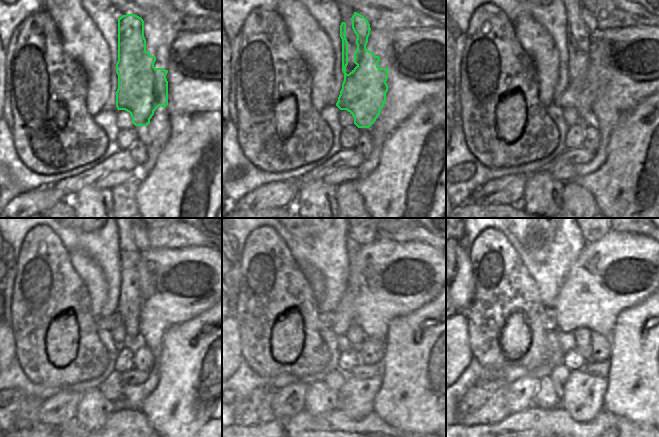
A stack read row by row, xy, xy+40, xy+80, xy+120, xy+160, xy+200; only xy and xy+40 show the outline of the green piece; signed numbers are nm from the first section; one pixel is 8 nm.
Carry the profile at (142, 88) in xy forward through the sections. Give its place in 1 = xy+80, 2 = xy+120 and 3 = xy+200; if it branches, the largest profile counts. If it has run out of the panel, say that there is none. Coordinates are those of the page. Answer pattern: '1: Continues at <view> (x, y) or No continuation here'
1: Continues at xy+80 (582, 95)
2: Continues at xy+120 (109, 323)
3: Continues at xy+200 (548, 319).

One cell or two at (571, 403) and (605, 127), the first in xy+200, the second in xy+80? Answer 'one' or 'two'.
one

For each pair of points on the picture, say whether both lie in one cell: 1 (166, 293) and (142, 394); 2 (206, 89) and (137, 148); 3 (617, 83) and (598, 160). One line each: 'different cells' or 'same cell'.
1: same cell
2: different cells
3: same cell

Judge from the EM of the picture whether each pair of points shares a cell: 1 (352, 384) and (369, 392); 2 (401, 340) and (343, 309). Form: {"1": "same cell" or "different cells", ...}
{"1": "same cell", "2": "different cells"}

